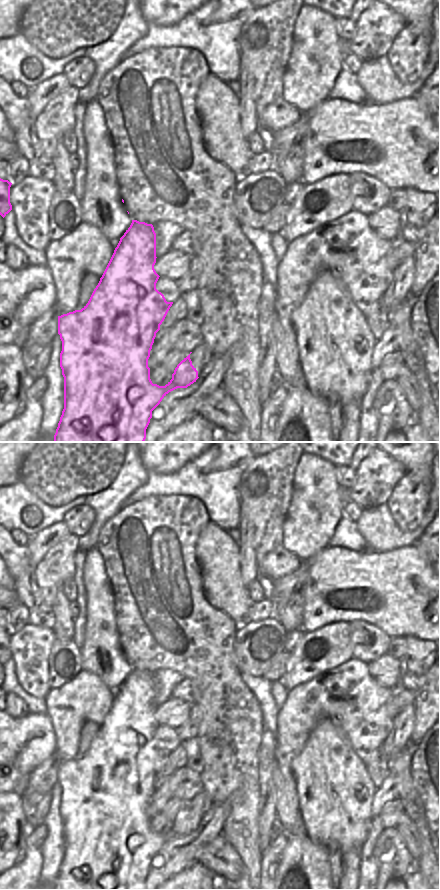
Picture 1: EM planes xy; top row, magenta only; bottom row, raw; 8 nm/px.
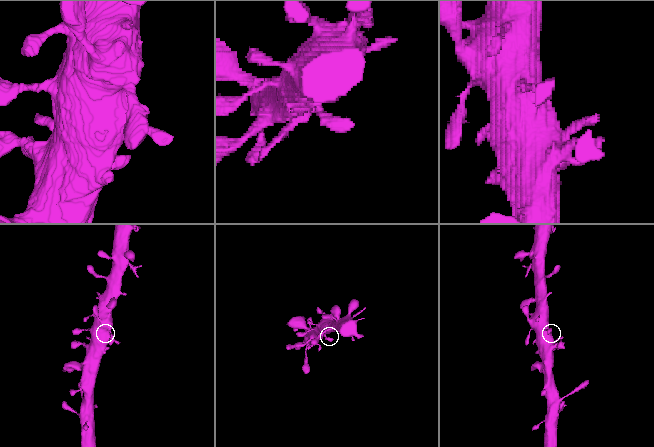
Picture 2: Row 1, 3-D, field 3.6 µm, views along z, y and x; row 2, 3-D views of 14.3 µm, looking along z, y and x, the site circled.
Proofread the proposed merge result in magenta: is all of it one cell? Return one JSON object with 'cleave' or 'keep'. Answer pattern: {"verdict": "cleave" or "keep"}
{"verdict": "keep"}

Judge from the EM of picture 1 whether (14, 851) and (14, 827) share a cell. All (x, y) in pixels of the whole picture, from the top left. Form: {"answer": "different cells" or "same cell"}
{"answer": "same cell"}

